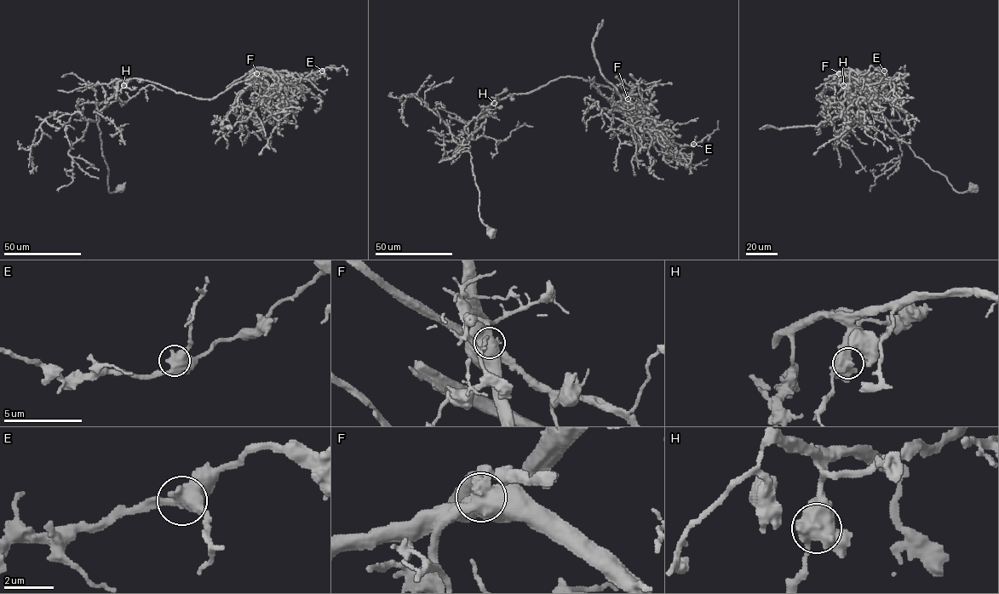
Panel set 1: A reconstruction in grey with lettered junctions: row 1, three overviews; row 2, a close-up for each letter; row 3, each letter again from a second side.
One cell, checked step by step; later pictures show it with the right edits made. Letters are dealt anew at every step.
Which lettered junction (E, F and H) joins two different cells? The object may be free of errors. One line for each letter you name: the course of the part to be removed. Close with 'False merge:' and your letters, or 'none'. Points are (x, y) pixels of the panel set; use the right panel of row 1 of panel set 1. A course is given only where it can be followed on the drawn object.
F: foreign part runs (839, 73), (816, 99), (846, 81), (891, 122), (835, 118), (862, 166), (855, 171)
False merge: F

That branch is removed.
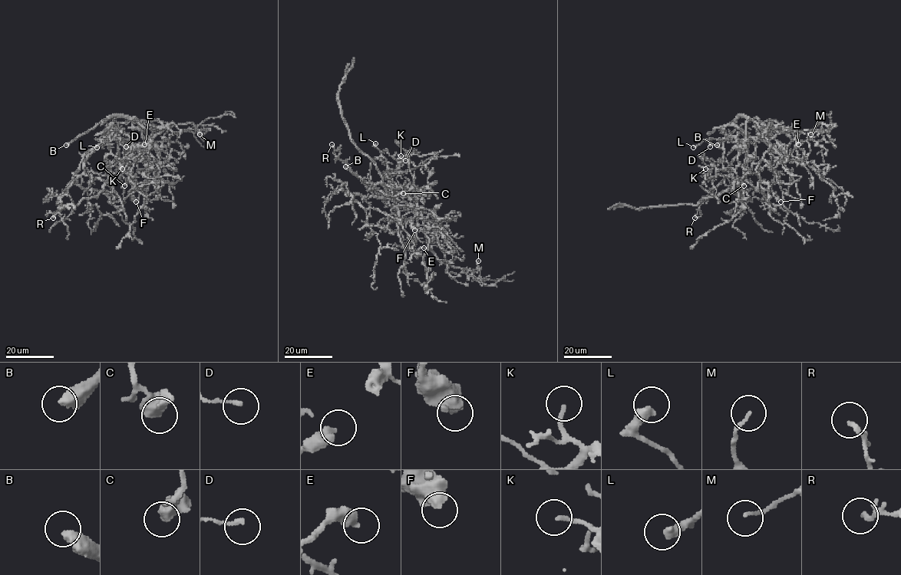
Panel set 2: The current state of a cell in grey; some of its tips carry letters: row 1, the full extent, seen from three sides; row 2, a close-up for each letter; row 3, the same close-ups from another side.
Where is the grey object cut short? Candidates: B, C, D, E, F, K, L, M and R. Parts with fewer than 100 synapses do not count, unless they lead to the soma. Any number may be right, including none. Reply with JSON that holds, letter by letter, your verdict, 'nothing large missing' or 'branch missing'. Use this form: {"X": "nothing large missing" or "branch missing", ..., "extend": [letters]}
{"B": "branch missing", "C": "nothing large missing", "D": "nothing large missing", "E": "nothing large missing", "F": "nothing large missing", "K": "nothing large missing", "L": "nothing large missing", "M": "nothing large missing", "R": "nothing large missing", "extend": ["B"]}

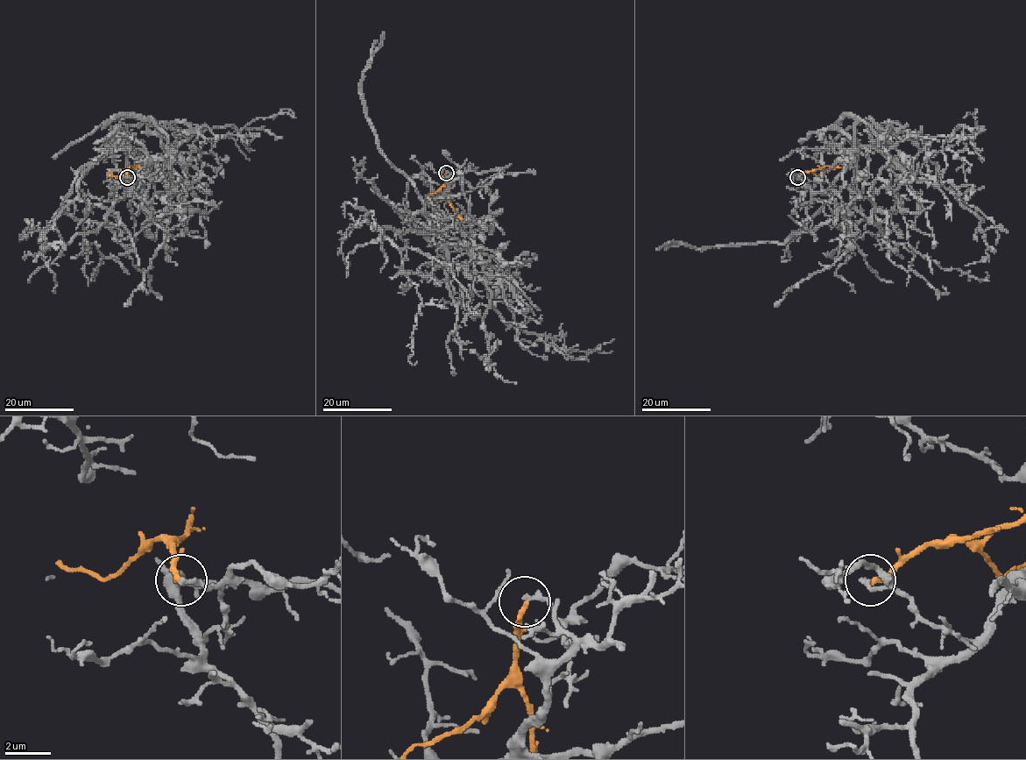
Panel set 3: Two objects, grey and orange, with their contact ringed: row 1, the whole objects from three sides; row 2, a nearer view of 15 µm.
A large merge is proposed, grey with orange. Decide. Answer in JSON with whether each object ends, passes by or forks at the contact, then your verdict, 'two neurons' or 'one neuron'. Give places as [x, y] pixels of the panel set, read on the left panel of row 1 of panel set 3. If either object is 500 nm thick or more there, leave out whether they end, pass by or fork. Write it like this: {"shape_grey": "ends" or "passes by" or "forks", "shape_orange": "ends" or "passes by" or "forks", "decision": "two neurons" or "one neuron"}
{"shape_grey": "ends", "shape_orange": "ends", "decision": "two neurons"}

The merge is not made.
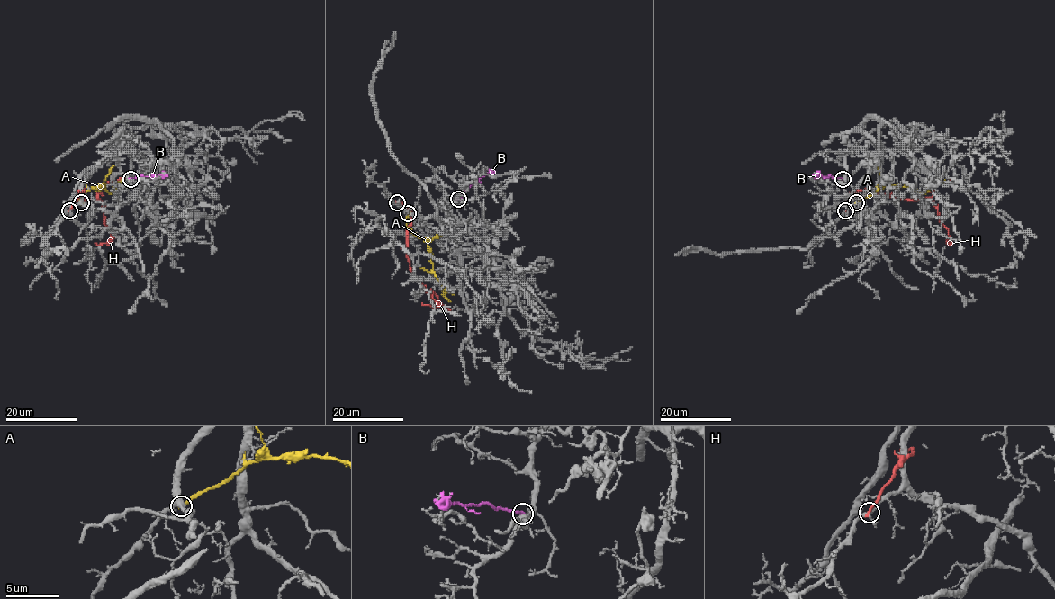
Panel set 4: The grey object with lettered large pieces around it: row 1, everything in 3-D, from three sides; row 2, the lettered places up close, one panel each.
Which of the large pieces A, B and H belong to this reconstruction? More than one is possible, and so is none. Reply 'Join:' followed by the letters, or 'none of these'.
Join: none of these

